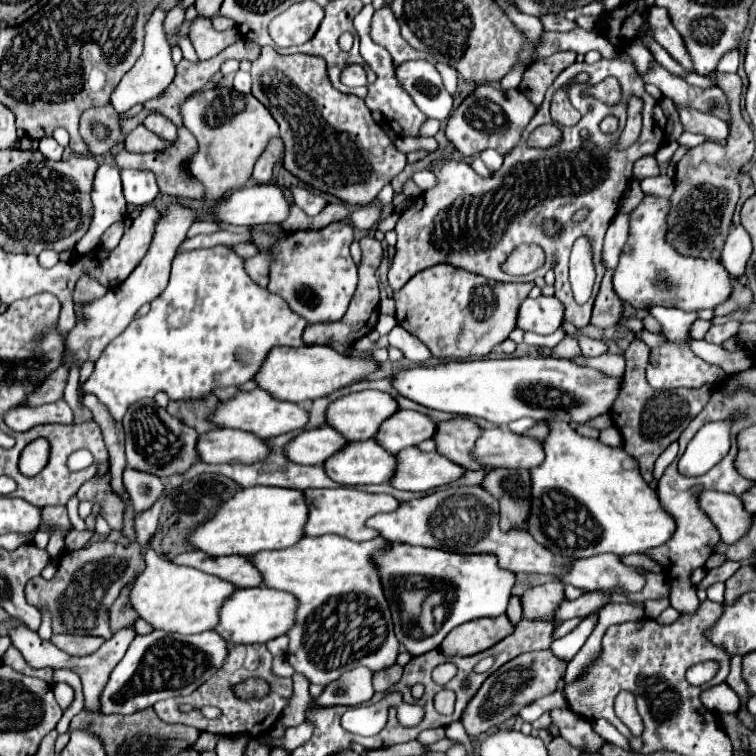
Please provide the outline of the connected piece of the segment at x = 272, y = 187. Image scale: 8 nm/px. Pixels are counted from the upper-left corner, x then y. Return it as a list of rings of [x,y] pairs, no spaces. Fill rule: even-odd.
[[[268,182],[260,186],[244,186],[236,190],[228,200],[220,202],[214,216],[228,224],[280,224],[290,214],[290,202],[280,186]]]

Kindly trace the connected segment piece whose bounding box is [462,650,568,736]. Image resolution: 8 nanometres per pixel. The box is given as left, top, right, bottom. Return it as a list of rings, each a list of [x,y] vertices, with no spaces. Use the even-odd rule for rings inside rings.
[[[552,650],[526,652],[500,666],[494,674],[488,676],[488,680],[482,684],[482,688],[476,692],[476,696],[470,700],[464,712],[462,724],[468,736],[478,736],[482,732],[488,732],[490,728],[500,726],[502,722],[514,718],[524,706],[532,704],[534,700],[556,692],[560,678],[566,674],[566,666],[568,662],[554,656]]]

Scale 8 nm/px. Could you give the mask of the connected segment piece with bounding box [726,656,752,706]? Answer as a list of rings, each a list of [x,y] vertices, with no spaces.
[[[734,656],[732,662],[730,662],[730,676],[726,678],[726,684],[738,694],[742,706],[748,704],[748,700],[752,698],[752,694],[748,692],[748,686],[742,678],[742,656]]]

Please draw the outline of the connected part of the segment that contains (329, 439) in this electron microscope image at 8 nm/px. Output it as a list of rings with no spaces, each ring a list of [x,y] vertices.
[[[332,426],[306,430],[286,446],[286,454],[296,464],[324,464],[330,456],[348,446],[348,440]]]

